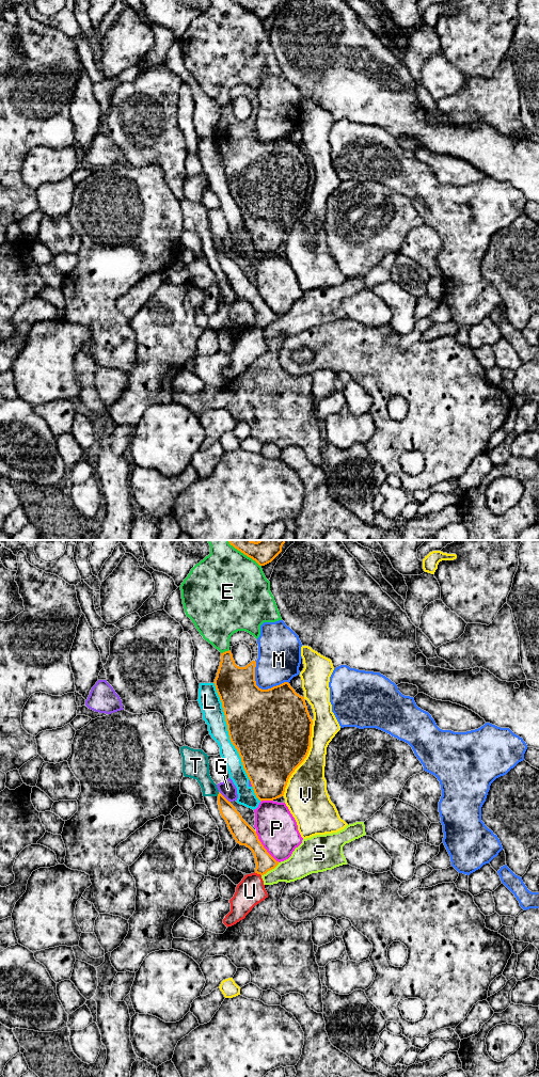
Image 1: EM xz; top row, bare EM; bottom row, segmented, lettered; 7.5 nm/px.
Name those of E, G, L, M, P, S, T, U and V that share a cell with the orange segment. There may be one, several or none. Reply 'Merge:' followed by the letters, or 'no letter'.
Merge: no letter

